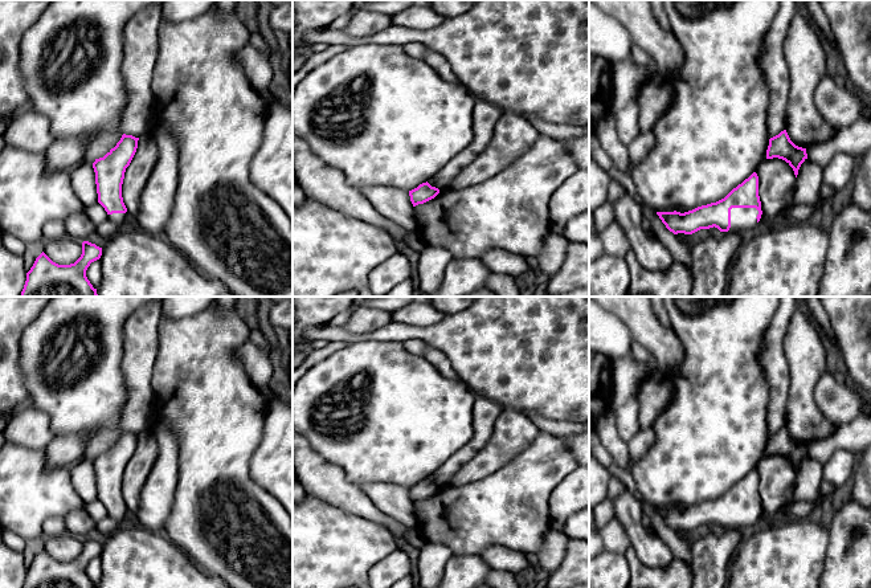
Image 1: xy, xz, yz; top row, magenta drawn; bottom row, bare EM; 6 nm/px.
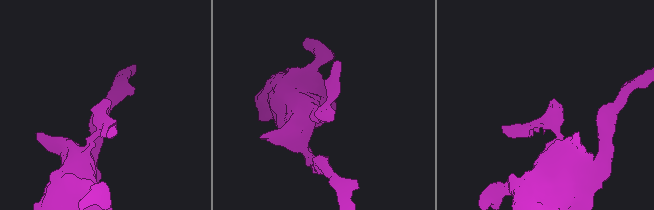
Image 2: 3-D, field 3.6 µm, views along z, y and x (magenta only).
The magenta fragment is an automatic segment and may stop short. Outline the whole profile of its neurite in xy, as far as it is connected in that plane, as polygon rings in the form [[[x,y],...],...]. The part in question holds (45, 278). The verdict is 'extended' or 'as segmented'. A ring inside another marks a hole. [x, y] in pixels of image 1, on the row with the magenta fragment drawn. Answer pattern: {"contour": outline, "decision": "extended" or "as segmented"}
{"contour": [[[89,241],[82,242],[81,257],[70,265],[58,265],[42,252],[26,273],[20,297],[98,297],[86,270],[101,256],[102,248]]], "decision": "as segmented"}

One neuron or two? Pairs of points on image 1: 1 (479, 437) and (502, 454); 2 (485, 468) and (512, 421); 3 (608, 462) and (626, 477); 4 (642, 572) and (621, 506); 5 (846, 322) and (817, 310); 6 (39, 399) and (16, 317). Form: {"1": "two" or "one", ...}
{"1": "two", "2": "one", "3": "one", "4": "two", "5": "two", "6": "two"}

